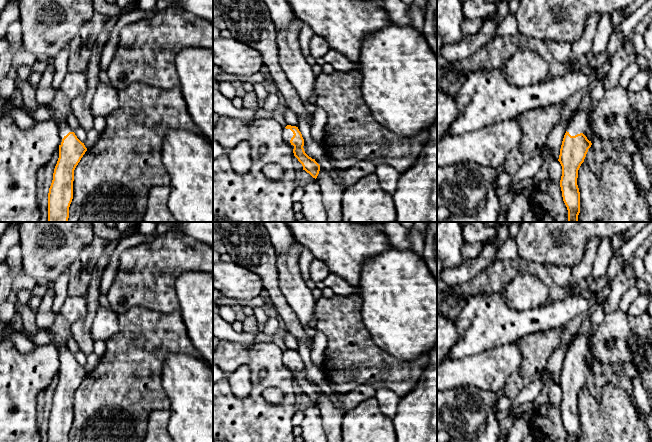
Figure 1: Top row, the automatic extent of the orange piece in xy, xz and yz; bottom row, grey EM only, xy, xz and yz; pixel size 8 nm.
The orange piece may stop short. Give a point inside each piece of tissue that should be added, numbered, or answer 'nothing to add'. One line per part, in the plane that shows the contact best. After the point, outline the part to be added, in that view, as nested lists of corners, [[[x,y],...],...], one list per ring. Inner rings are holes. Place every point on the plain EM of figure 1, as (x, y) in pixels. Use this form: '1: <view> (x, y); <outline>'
1: xz (287, 357); [[[283,352],[283,363],[292,373],[294,373],[294,370],[290,367],[290,364],[293,359],[294,358],[290,353]]]

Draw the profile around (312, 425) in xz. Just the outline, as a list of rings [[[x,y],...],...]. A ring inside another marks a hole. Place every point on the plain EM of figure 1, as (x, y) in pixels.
[[[317,406],[304,411],[301,428],[303,442],[327,442],[321,412]]]

